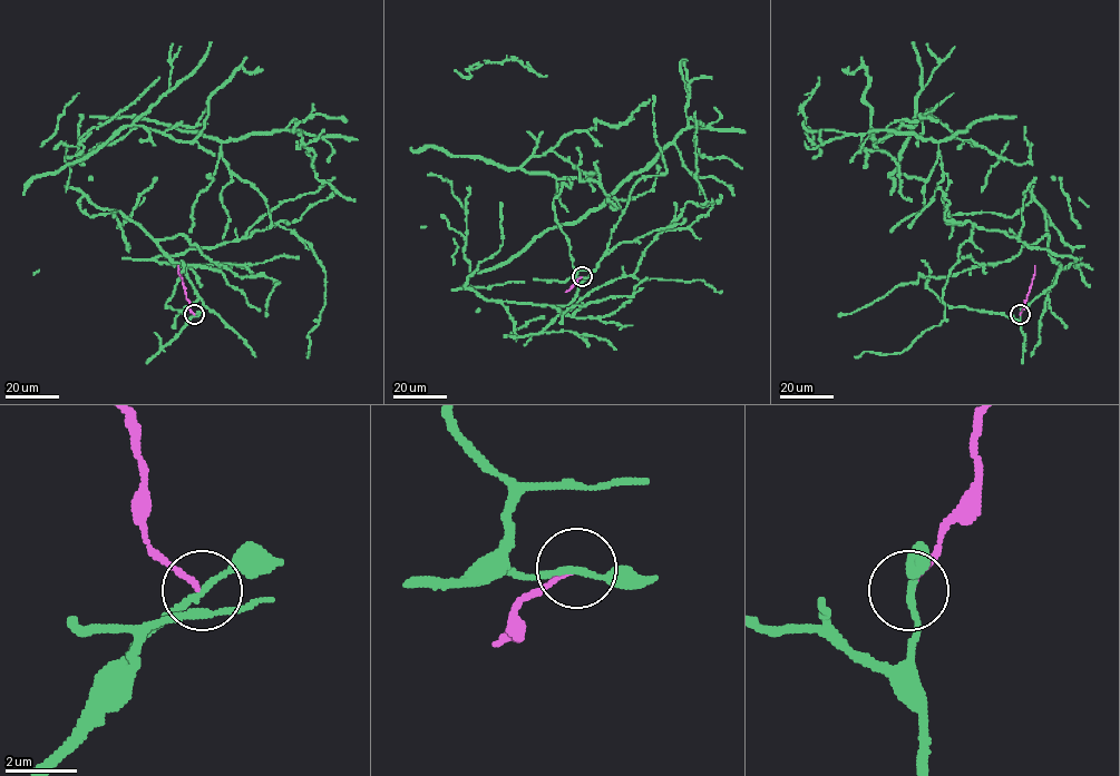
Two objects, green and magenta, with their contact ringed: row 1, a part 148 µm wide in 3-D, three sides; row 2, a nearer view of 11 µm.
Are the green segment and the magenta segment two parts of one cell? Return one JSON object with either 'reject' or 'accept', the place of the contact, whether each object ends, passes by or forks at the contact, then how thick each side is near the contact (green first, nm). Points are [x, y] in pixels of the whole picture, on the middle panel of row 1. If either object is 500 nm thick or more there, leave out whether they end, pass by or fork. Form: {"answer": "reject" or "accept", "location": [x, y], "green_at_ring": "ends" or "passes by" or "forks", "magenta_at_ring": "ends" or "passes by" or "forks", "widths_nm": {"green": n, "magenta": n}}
{"answer": "reject", "location": [582, 276], "green_at_ring": "passes by", "magenta_at_ring": "ends", "widths_nm": {"green": 160, "magenta": 150}}

